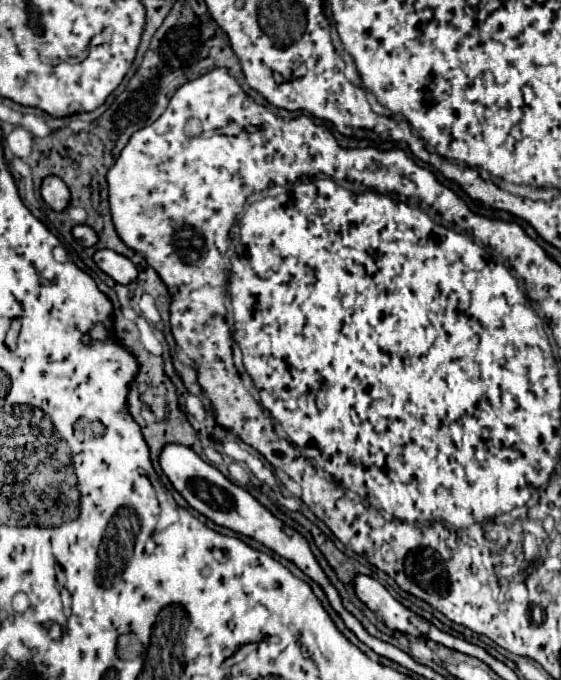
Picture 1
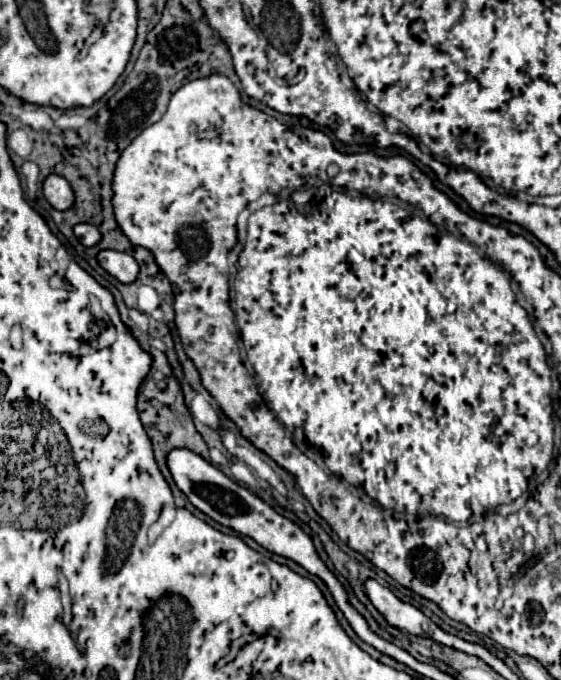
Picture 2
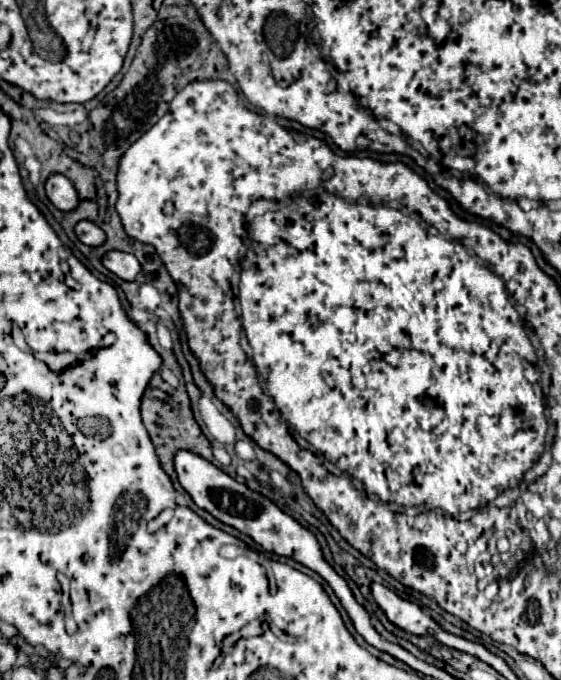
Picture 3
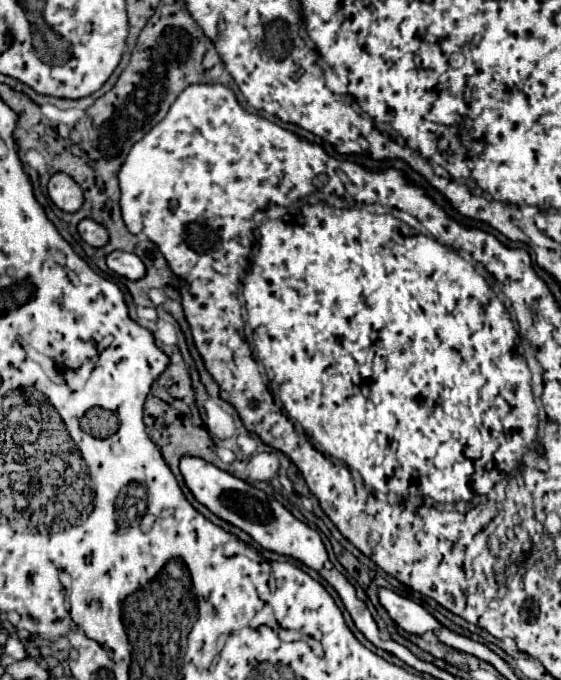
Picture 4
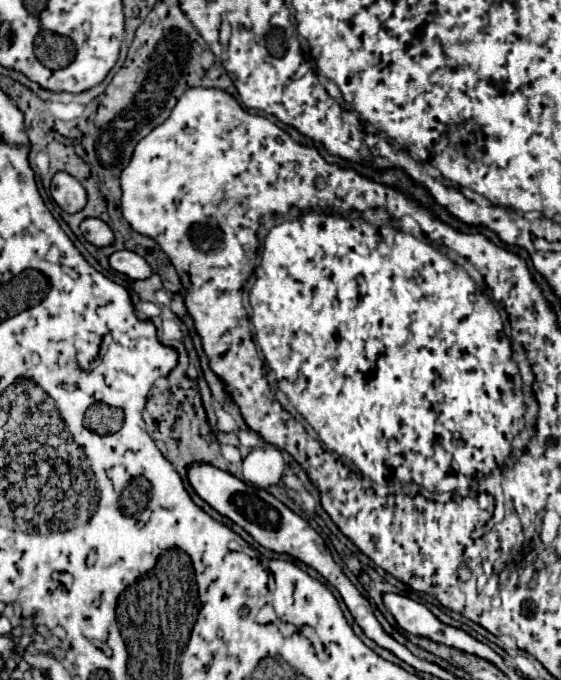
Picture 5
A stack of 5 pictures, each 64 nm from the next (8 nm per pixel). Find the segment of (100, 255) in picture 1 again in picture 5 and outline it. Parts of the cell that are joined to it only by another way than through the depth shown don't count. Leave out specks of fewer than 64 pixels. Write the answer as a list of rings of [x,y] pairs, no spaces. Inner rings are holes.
[[[118,250],[108,260],[116,272],[126,274],[128,278],[148,278],[152,274],[148,262],[132,250]]]

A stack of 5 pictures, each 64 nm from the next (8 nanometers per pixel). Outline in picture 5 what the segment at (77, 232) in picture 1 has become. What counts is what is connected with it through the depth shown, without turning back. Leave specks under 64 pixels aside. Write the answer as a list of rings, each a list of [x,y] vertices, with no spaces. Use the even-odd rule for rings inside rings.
[[[86,218],[86,220],[80,224],[80,230],[82,230],[84,238],[86,238],[90,244],[98,246],[98,248],[110,246],[110,244],[114,242],[114,234],[112,234],[110,226],[104,224],[104,222],[98,220],[98,218]]]

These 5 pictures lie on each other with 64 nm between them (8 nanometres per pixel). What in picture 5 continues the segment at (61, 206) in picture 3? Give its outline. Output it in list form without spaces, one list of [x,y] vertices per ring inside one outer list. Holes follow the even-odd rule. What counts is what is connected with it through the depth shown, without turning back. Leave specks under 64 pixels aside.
[[[58,172],[52,178],[50,194],[64,212],[78,212],[86,206],[86,190],[68,172]]]

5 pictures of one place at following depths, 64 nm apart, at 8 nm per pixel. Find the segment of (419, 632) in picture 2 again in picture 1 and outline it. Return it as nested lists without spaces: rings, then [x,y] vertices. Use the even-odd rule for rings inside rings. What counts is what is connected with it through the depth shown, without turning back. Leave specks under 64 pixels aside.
[[[356,574],[352,586],[354,586],[354,592],[360,598],[360,602],[364,602],[374,614],[380,614],[388,628],[404,632],[404,634],[412,634],[412,636],[428,634],[430,624],[426,620],[418,618],[416,614],[412,614],[398,600],[394,600],[390,596],[390,592],[382,584],[378,584],[374,578]]]

